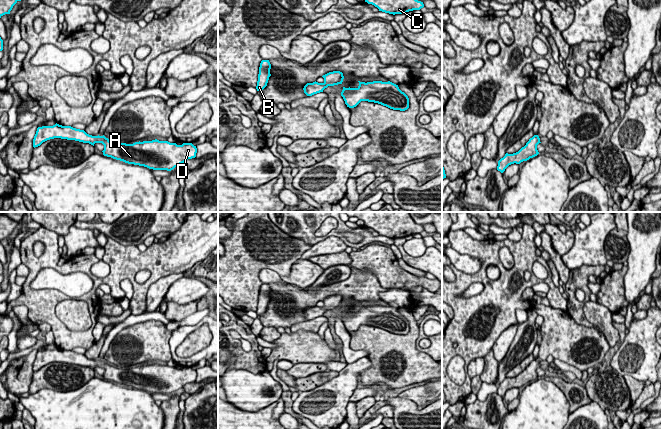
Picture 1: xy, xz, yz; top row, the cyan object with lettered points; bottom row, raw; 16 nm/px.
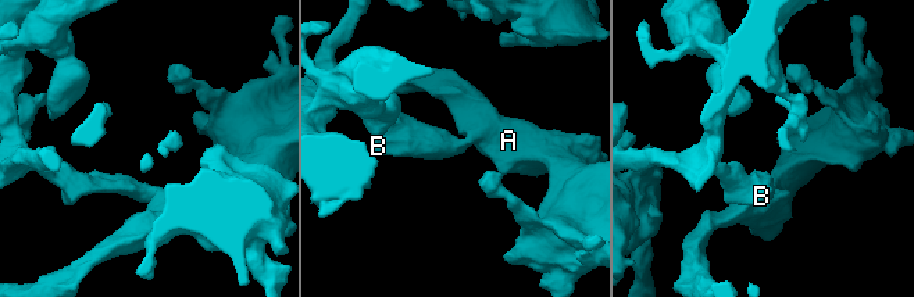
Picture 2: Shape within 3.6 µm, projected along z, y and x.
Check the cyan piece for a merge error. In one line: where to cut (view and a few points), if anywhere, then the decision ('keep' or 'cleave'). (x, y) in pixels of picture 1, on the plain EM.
no cut; keep

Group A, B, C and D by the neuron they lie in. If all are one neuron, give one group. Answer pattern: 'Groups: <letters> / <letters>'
Groups: A B C D

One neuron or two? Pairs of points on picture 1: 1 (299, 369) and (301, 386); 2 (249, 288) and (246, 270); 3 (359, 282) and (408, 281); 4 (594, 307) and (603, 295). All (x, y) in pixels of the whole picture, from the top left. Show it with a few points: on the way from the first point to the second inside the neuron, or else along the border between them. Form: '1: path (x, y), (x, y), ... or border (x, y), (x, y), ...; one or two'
1: border (323, 371), (296, 379); two
2: path (246, 284), (246, 274); one
3: border (358, 269), (369, 270), (383, 287), (389, 289); two
4: border (596, 302), (606, 306), (612, 312); two

